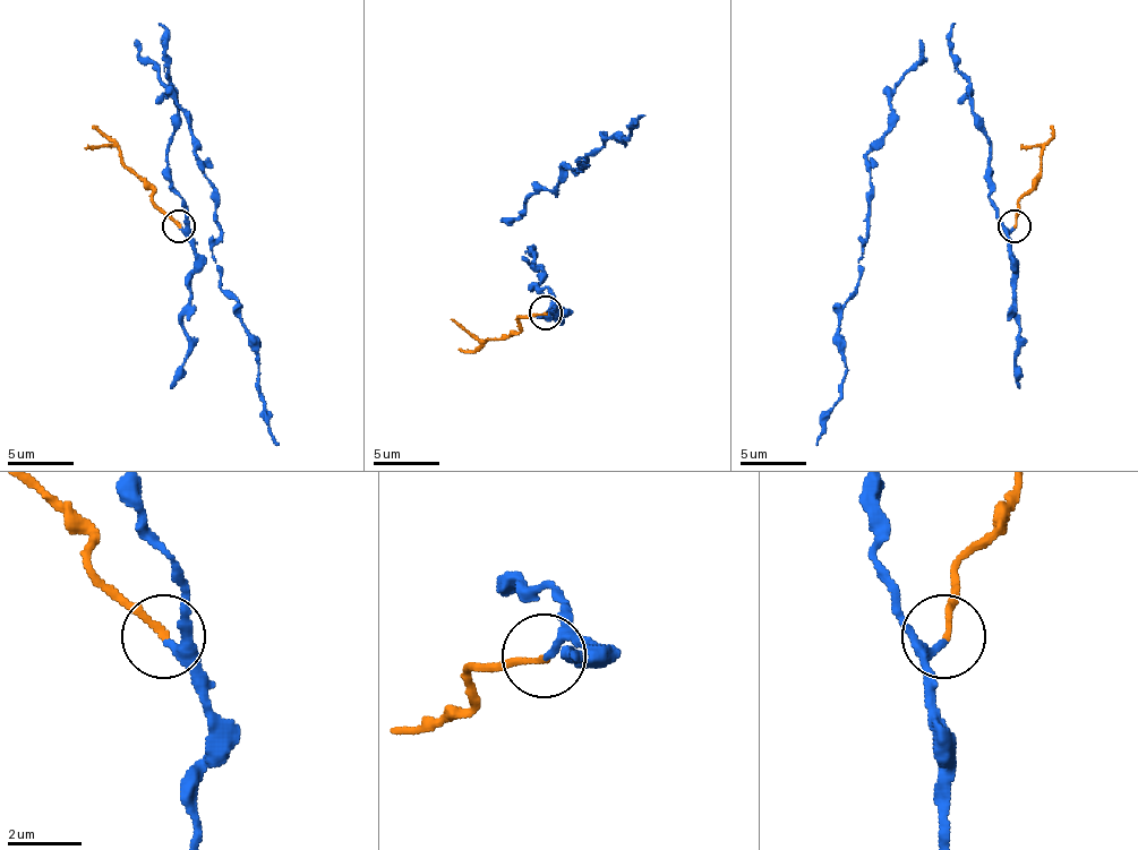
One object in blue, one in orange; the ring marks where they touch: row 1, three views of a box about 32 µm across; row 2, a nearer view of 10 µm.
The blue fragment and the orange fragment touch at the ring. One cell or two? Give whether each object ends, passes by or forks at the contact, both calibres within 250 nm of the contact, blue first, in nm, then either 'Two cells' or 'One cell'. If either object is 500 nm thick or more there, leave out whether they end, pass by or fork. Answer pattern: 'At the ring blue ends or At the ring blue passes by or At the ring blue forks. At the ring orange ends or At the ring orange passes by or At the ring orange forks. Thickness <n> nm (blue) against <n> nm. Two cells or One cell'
At the ring blue passes by. At the ring orange ends. Thickness 180 nm (blue) against 160 nm. Two cells

